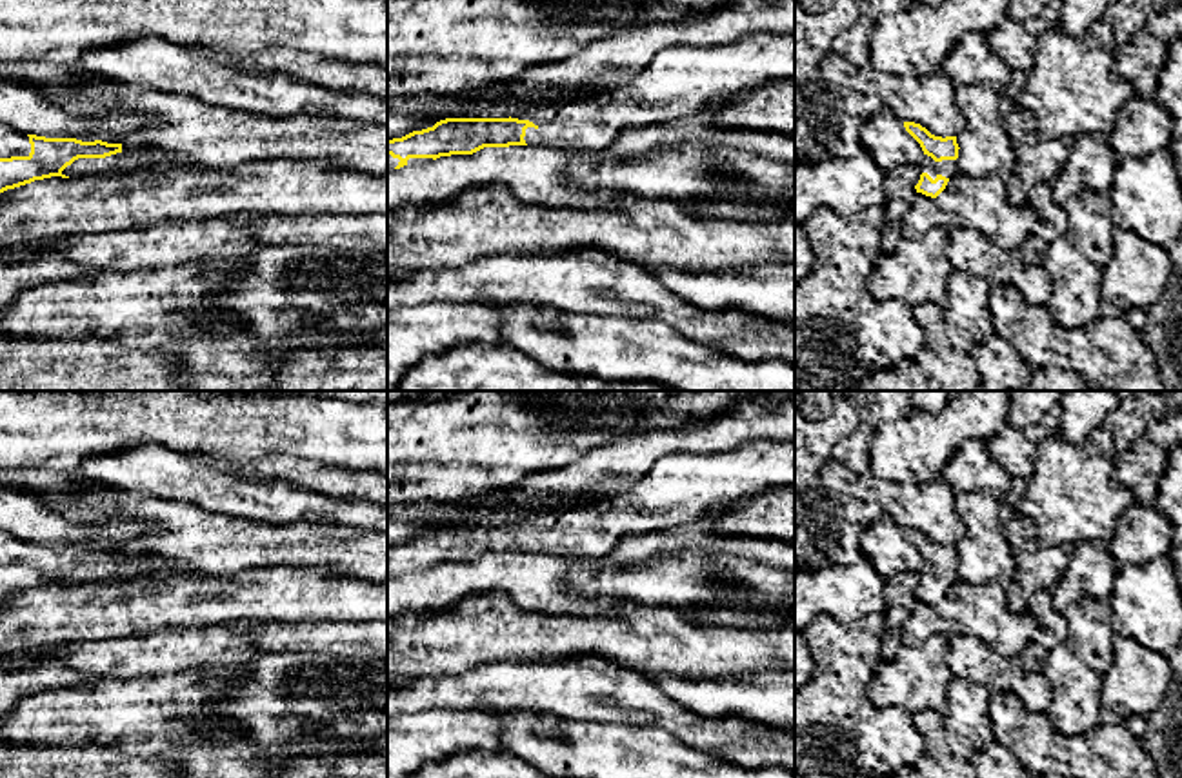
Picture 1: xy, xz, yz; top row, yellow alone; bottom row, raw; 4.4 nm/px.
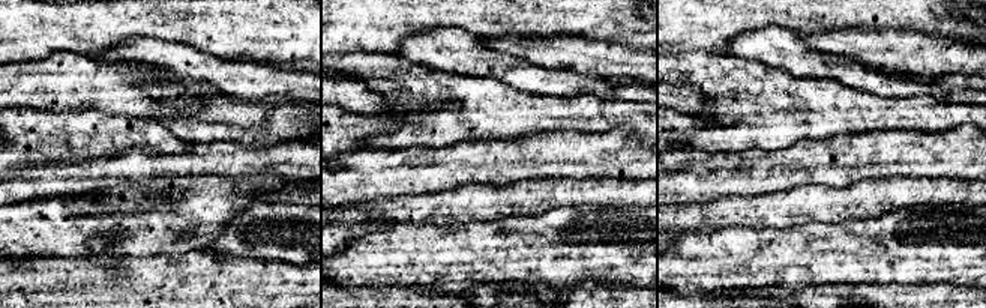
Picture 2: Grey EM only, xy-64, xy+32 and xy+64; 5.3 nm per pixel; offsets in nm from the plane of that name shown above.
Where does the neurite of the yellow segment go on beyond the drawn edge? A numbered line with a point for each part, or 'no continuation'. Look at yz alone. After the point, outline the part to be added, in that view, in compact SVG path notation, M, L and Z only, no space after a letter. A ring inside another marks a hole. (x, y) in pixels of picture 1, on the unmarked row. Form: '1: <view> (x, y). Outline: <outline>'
1: yz (946, 575). Outline: M924 562L924 567L920 571L922 580L927 580L933 587L942 582L946 585L953 585L958 580L957 567L942 567L935 569L931 564Z

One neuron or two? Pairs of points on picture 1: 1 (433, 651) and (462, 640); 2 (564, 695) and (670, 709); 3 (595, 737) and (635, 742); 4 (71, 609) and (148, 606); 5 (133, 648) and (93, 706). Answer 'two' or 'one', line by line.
1: one
2: one
3: one
4: one
5: two

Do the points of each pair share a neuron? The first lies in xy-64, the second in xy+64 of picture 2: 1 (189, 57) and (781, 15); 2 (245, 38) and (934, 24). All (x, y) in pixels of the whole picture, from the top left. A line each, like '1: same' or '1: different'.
1: different
2: same

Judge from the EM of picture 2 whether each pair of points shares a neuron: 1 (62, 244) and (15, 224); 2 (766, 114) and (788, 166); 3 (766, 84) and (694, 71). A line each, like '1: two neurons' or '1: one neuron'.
1: one neuron
2: two neurons
3: one neuron

